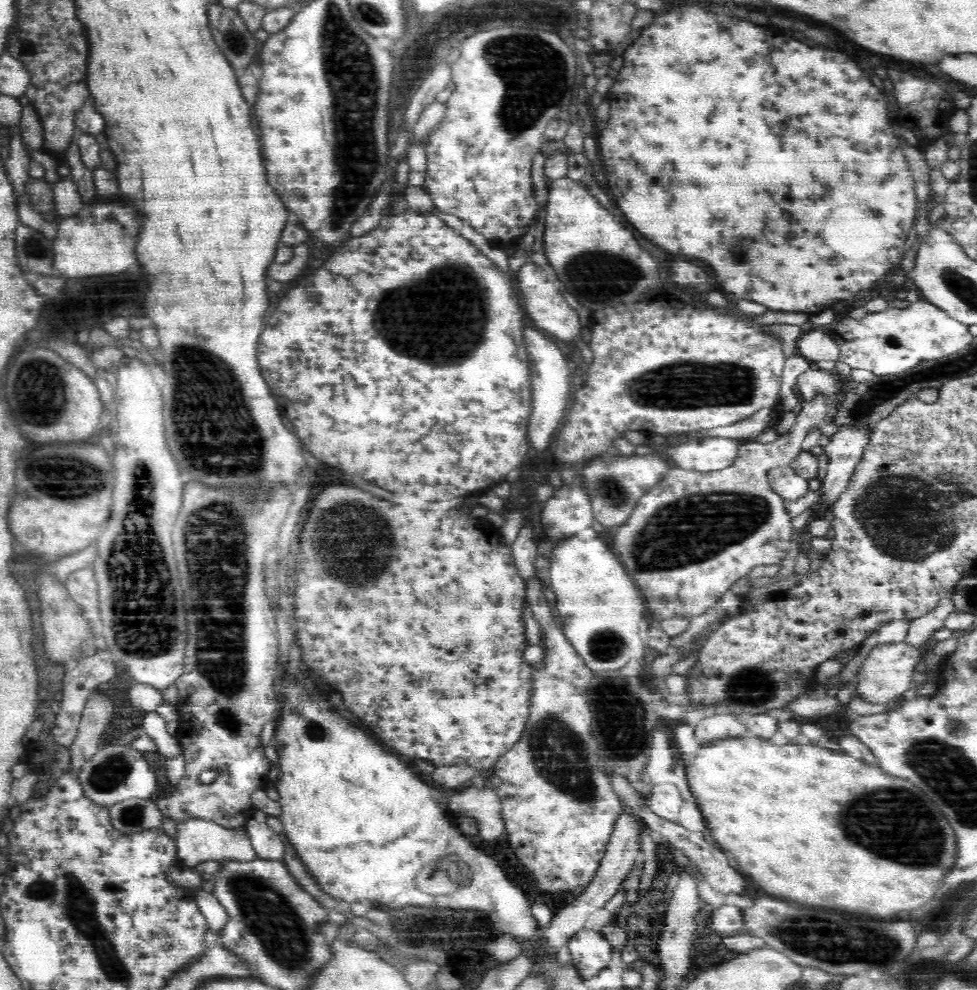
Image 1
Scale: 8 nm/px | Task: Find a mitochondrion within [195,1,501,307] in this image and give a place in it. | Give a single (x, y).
(235, 43)

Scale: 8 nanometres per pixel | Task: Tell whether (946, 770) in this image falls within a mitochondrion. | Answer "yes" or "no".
yes

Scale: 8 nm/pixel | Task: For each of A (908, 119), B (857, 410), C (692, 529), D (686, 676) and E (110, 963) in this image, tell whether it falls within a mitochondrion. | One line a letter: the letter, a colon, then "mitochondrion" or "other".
A: other
B: mitochondrion
C: mitochondrion
D: other
E: mitochondrion

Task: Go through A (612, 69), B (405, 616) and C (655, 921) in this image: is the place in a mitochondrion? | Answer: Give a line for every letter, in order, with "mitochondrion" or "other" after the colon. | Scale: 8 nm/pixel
A: other
B: other
C: other

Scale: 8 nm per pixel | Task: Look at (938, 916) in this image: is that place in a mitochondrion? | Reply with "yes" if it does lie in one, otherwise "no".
no

